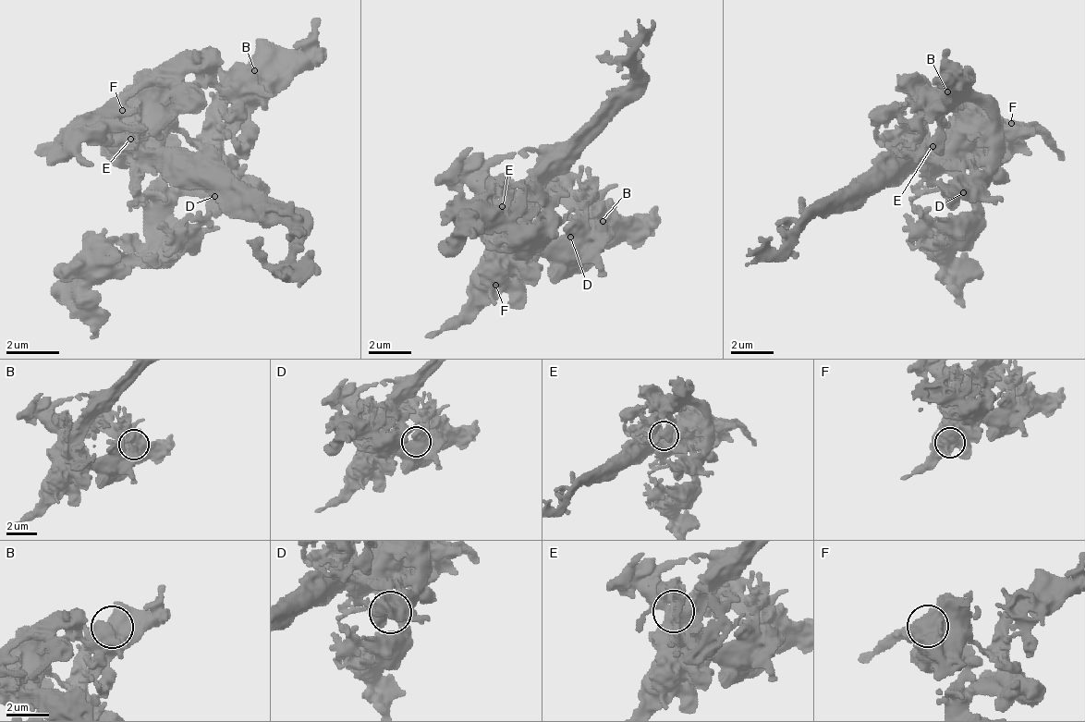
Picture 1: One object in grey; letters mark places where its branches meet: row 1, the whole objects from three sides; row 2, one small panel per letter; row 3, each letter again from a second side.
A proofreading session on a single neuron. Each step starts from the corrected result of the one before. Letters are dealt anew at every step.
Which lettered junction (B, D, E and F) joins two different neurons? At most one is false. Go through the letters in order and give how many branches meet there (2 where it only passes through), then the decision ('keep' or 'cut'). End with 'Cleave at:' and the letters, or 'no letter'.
B: 2 | keep
D: 2 | keep
E: 5 | cut
F: 3 | keep
Cleave at: E

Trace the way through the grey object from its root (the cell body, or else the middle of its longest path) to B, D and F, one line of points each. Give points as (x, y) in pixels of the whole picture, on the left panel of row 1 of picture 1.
B: (162, 150), (148, 150), (141, 143), (141, 137), (122, 116), (122, 104), (141, 83), (241, 83), (254, 70)
D: (162, 150), (162, 143), (168, 150), (168, 156), (214, 196)
F: (162, 150), (122, 110)

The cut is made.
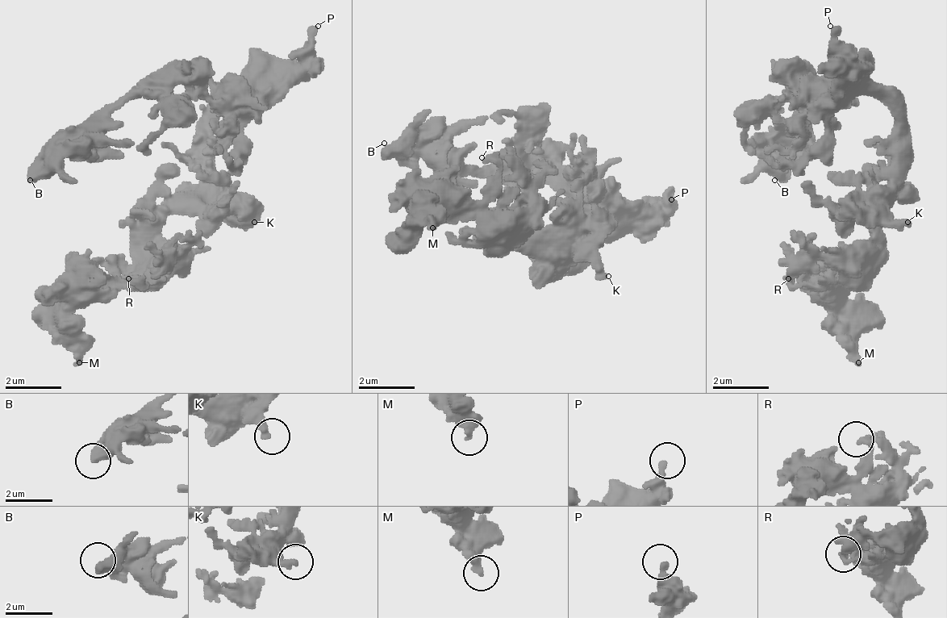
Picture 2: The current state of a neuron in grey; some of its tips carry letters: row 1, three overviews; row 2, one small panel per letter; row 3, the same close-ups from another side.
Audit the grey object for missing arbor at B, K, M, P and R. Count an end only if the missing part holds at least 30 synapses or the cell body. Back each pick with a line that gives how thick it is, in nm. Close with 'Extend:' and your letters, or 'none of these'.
Extend: none of these

